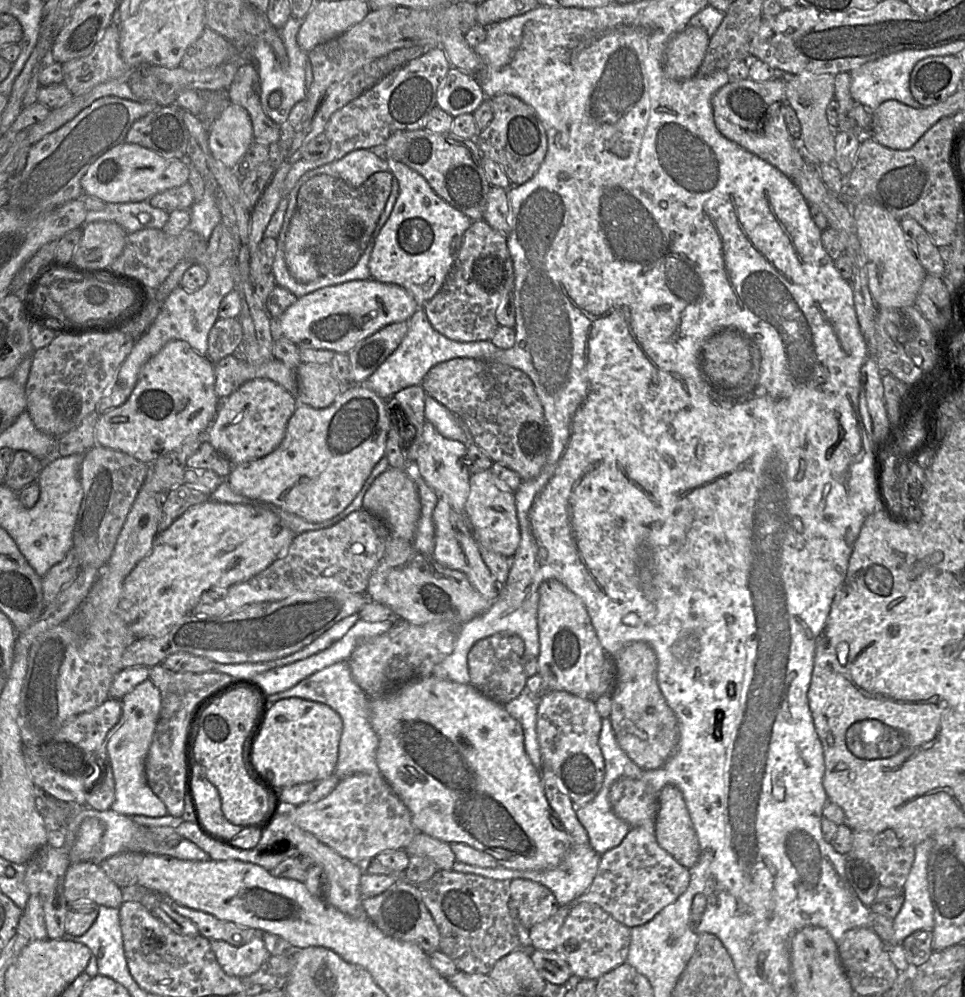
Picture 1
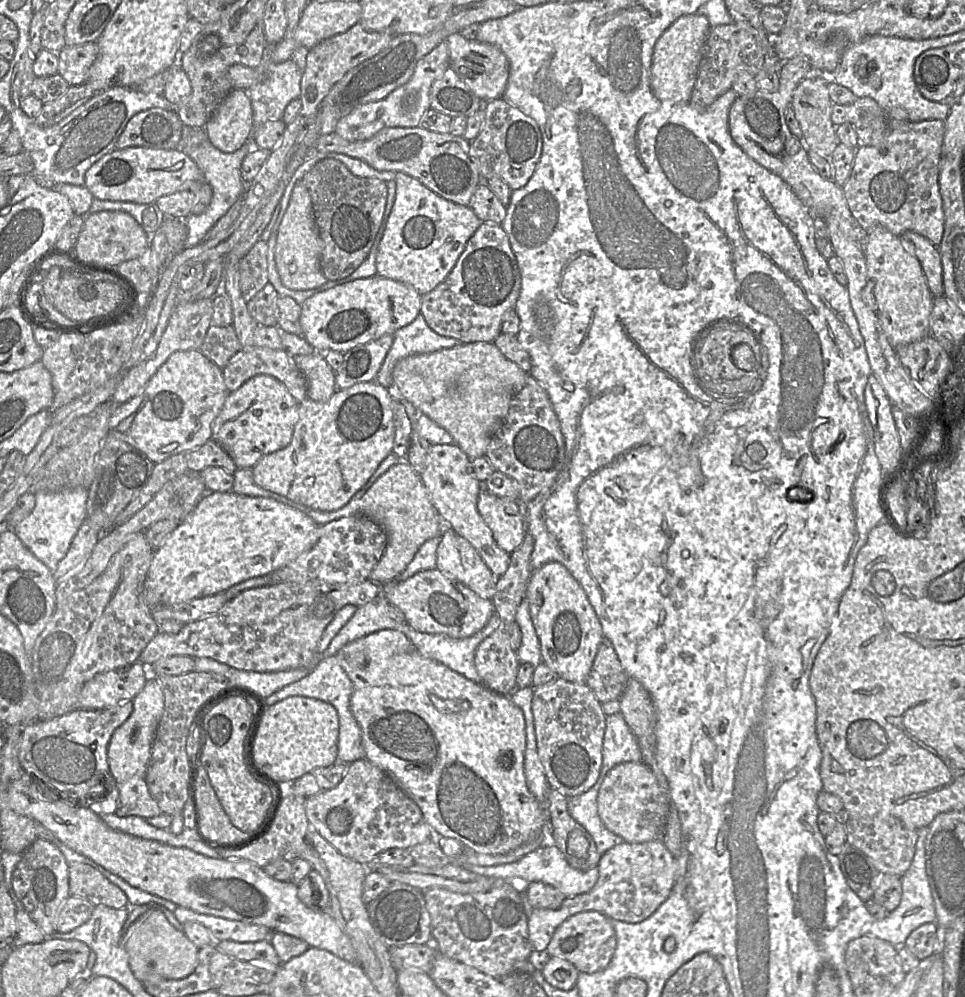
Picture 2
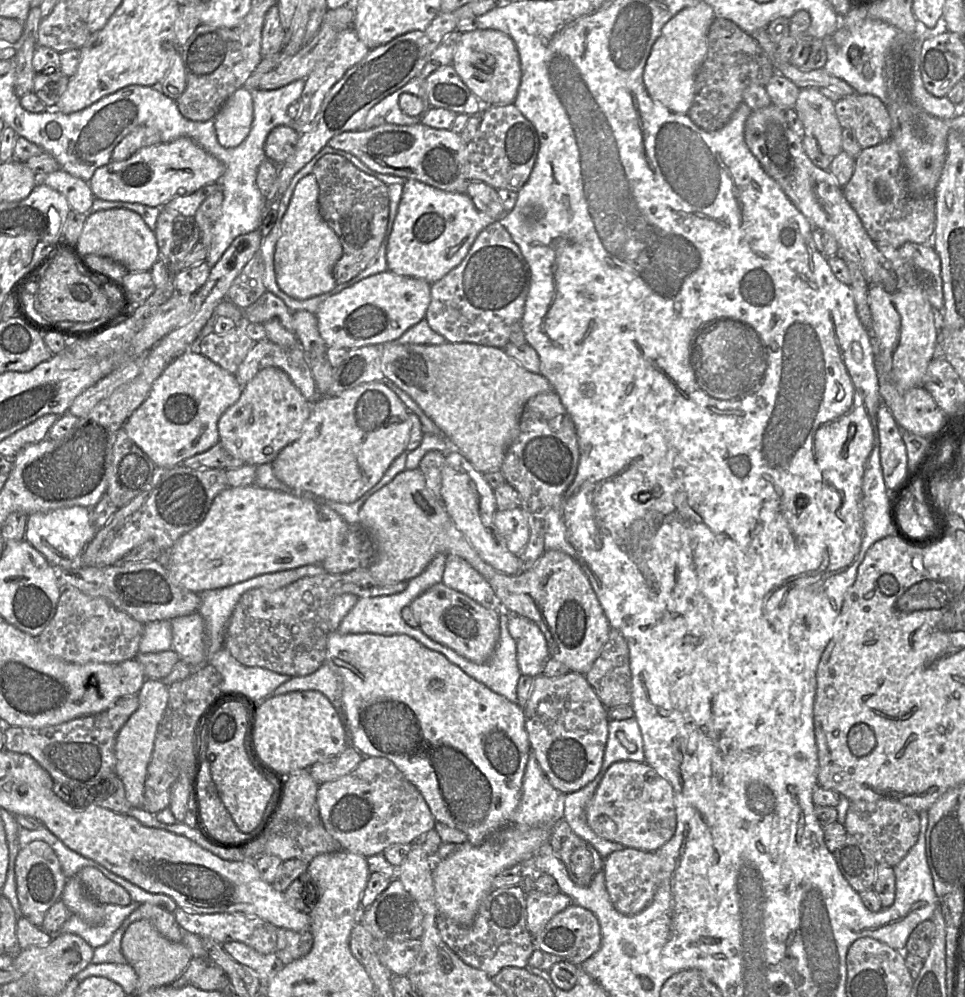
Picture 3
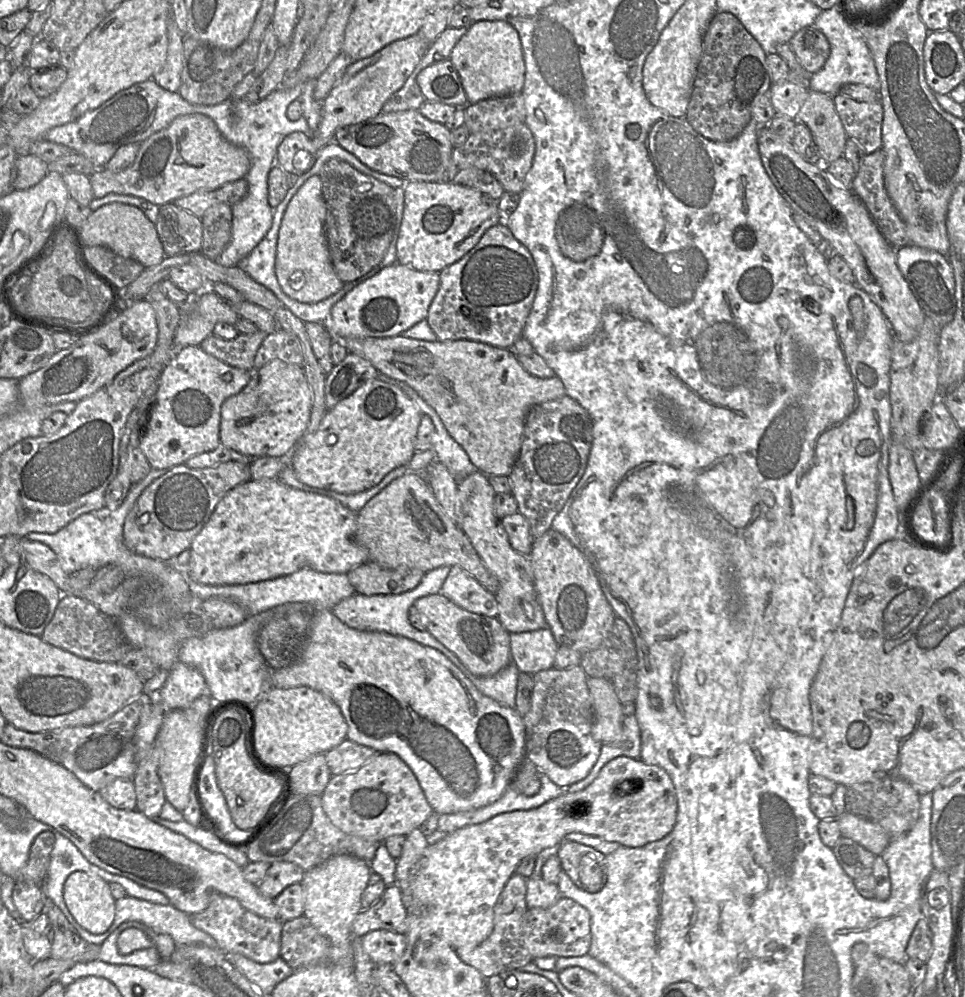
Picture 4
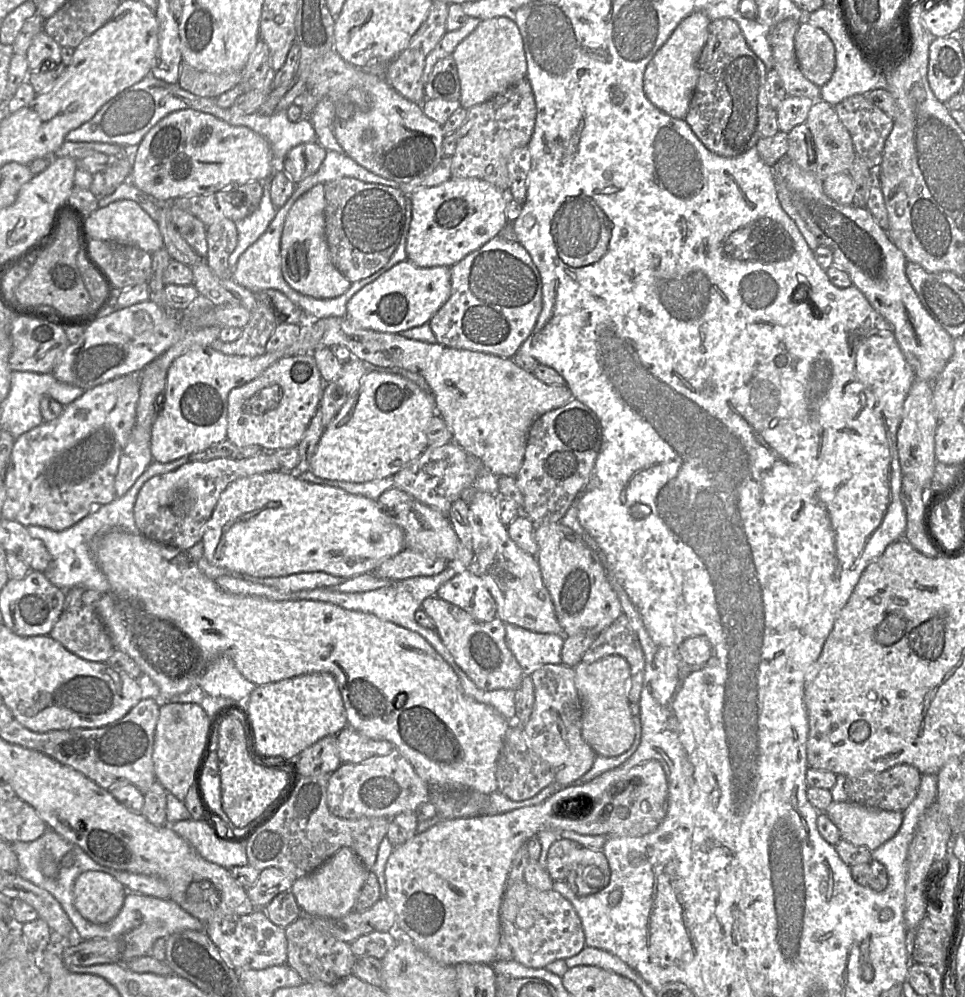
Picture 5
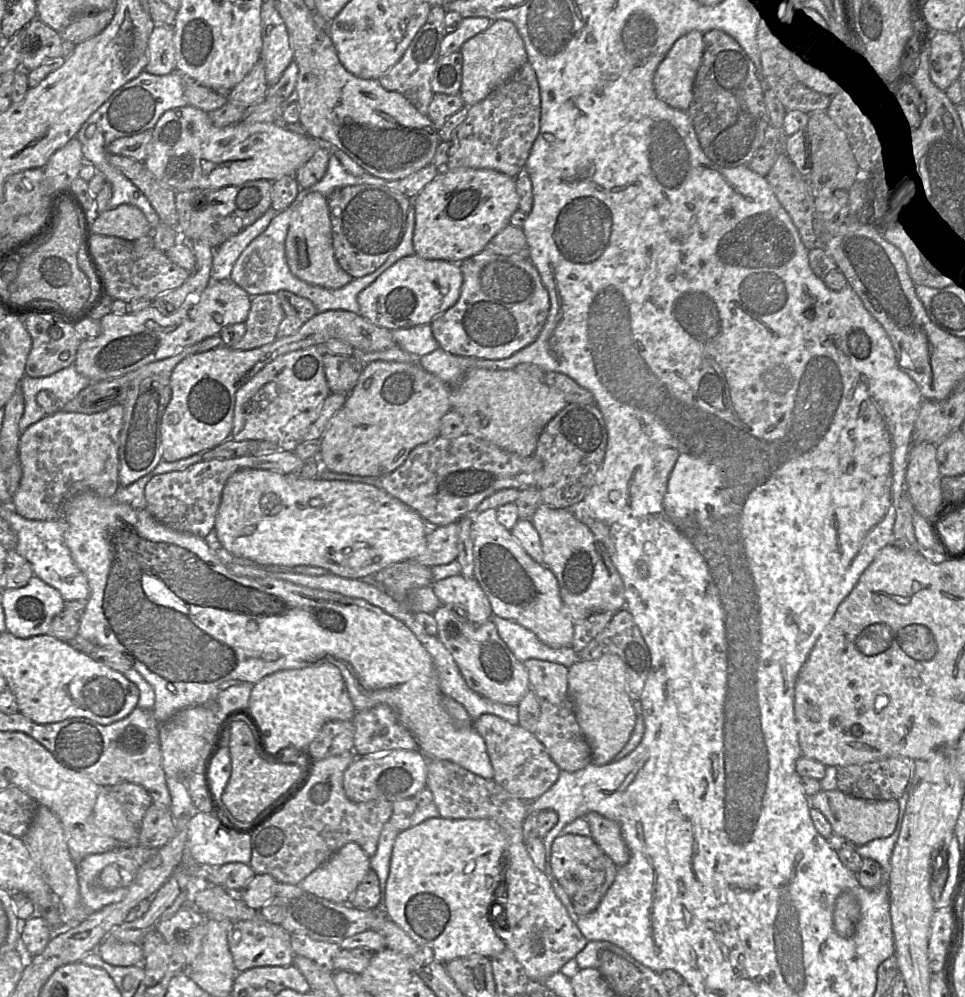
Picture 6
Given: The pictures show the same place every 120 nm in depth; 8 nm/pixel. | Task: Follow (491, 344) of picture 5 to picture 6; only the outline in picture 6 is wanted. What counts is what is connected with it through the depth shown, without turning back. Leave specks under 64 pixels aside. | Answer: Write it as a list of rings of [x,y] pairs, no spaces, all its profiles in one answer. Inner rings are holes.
[[[488,249],[462,261],[463,284],[458,301],[431,322],[439,348],[451,354],[479,359],[504,359],[536,340],[549,314],[550,298],[538,270],[529,258],[505,256]]]

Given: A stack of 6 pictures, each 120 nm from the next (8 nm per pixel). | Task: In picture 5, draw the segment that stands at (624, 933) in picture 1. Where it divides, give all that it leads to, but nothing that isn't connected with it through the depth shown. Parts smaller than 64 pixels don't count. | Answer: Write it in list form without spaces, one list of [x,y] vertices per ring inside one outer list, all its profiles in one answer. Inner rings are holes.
[[[524,880],[507,886],[500,907],[502,936],[508,941],[513,960],[529,968],[545,968],[555,960],[579,954],[585,944],[580,917],[572,904],[560,893],[539,891]]]

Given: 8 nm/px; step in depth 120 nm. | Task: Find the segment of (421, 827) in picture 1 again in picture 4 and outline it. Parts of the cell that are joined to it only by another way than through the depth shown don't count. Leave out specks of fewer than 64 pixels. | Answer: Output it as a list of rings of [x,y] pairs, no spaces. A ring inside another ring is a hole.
[[[326,609],[314,611],[308,634],[303,640],[302,653],[289,665],[279,669],[271,669],[270,684],[277,688],[305,686],[329,697],[340,708],[347,723],[347,738],[378,752],[390,752],[399,756],[415,774],[433,812],[439,815],[470,811],[498,800],[512,783],[515,773],[526,755],[523,717],[515,708],[504,706],[479,692],[473,683],[443,653],[403,636],[350,628],[341,622],[332,611]]]

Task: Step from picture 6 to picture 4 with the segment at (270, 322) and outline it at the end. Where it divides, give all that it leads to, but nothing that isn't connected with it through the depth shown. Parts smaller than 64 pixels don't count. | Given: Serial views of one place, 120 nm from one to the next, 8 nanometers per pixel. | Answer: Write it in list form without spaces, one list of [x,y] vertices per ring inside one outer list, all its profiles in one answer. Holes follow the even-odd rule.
[[[257,330],[252,334],[240,333],[233,340],[225,340],[212,334],[202,341],[200,347],[232,367],[253,371],[255,355],[267,335]]]

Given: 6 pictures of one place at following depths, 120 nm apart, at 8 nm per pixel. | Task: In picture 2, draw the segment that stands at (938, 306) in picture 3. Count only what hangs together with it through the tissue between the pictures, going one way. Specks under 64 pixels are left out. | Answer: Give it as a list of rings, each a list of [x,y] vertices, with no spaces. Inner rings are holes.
[[[911,230],[904,231],[900,237],[906,248],[919,260],[932,295],[944,296],[939,248],[926,237]]]

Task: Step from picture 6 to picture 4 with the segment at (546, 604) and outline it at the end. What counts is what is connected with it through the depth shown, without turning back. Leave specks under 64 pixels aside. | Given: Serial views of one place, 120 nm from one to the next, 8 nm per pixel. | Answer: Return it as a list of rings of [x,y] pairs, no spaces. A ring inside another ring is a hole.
[[[477,470],[457,483],[456,519],[458,526],[470,540],[472,546],[488,570],[499,582],[495,594],[499,606],[498,619],[509,633],[530,632],[548,628],[542,606],[537,598],[533,569],[529,556],[513,549],[506,531],[495,514],[496,492],[488,476]]]

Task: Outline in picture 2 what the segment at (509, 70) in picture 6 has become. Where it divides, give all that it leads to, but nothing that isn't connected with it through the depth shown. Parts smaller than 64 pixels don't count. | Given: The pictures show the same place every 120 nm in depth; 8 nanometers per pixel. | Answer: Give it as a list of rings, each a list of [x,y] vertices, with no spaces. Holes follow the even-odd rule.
[[[454,33],[445,40],[452,68],[465,85],[482,101],[502,98],[509,78],[509,62],[505,54],[495,45],[467,40]]]

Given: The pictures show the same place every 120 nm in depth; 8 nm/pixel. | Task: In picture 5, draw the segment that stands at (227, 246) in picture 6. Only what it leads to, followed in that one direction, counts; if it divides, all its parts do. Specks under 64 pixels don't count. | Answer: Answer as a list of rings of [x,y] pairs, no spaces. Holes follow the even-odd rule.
[[[271,180],[258,181],[263,183],[263,196],[259,207],[249,216],[236,223],[238,242],[228,258],[228,267],[233,270],[244,251],[254,244],[267,230],[275,218],[277,208],[274,206],[270,196]]]

